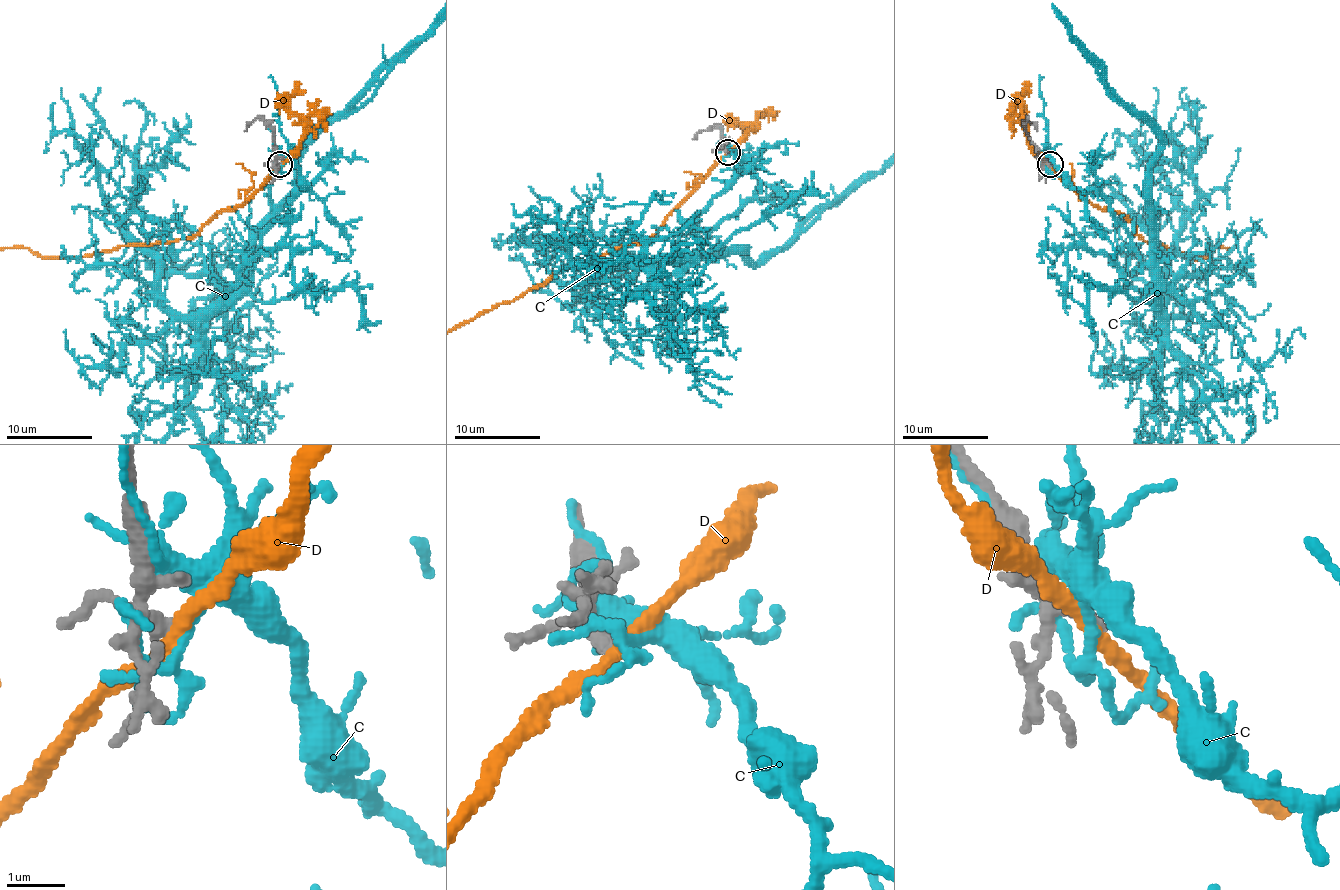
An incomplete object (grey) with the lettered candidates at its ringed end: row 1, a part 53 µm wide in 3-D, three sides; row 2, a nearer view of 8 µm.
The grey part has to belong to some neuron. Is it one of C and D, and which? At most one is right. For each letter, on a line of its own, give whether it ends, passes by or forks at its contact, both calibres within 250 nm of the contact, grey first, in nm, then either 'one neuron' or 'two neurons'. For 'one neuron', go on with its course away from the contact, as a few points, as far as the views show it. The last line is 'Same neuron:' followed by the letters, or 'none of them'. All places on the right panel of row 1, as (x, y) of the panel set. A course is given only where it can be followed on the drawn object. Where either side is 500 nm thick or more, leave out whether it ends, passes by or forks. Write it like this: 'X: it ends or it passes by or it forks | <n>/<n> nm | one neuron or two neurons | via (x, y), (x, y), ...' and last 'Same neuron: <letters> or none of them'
C: it passes by | 260/140 nm | two neurons
D: it passes by | 160/240 nm | two neurons
Same neuron: none of them

